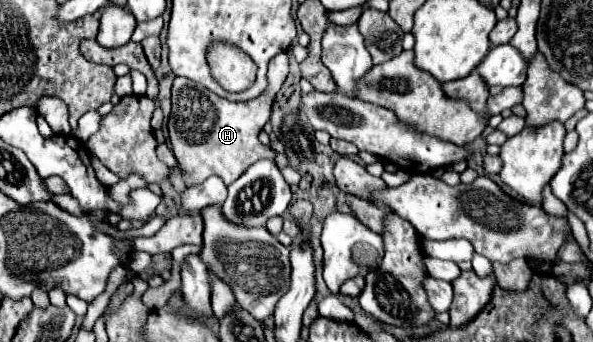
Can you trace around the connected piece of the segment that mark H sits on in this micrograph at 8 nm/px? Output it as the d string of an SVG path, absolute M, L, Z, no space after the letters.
M279 53L269 63L269 87L263 95L251 101L227 101L201 85L175 77L173 83L173 111L169 117L169 139L171 149L185 175L185 185L203 183L207 177L217 175L223 183L231 185L251 163L259 159L275 159L275 153L263 145L257 135L271 117L271 105L275 93L281 89L289 73L289 55Z

